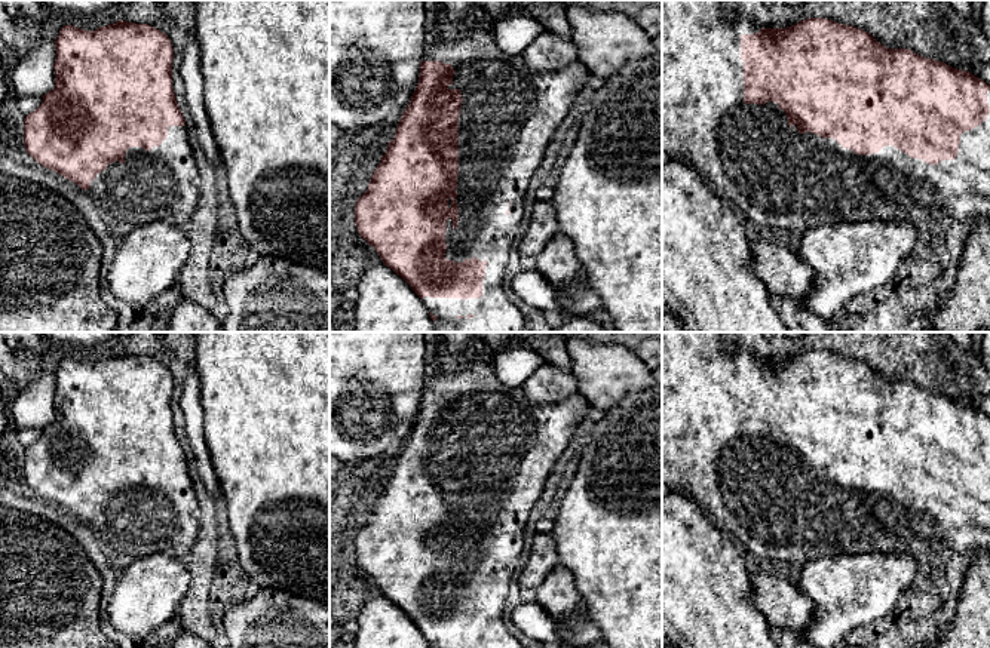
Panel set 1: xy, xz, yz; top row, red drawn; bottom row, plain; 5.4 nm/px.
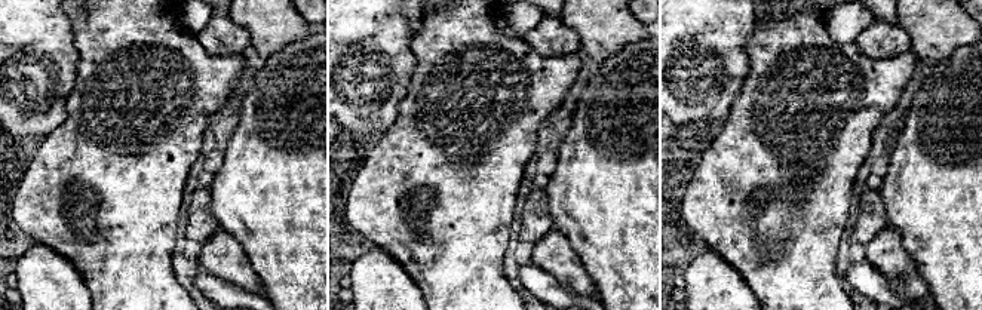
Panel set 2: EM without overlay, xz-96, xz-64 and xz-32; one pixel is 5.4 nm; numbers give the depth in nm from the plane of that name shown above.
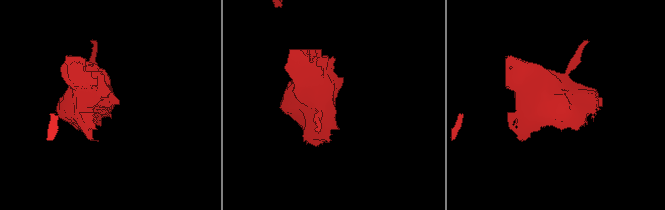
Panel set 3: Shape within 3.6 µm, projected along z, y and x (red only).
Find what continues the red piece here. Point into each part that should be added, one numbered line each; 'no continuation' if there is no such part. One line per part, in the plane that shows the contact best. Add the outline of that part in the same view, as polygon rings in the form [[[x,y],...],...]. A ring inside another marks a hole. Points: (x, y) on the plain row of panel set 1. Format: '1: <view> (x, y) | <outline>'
1: xz (509, 445) | [[[476,354],[463,363],[441,362],[424,377],[422,393],[451,396],[456,403],[448,421],[462,424],[459,448],[457,561],[447,552],[445,590],[463,595],[476,589],[488,593],[481,630],[420,630],[435,648],[522,648],[509,632],[503,605],[511,578],[525,544],[525,525],[542,498],[546,477],[567,449],[577,426],[591,409],[588,399],[576,393],[568,399],[537,405],[521,387],[506,387],[494,374],[491,360]]]

